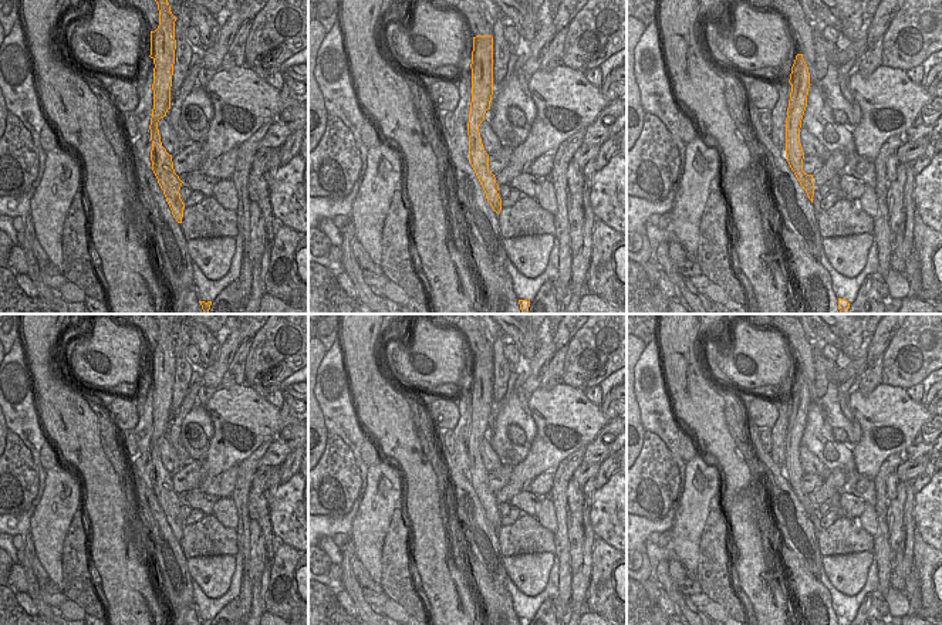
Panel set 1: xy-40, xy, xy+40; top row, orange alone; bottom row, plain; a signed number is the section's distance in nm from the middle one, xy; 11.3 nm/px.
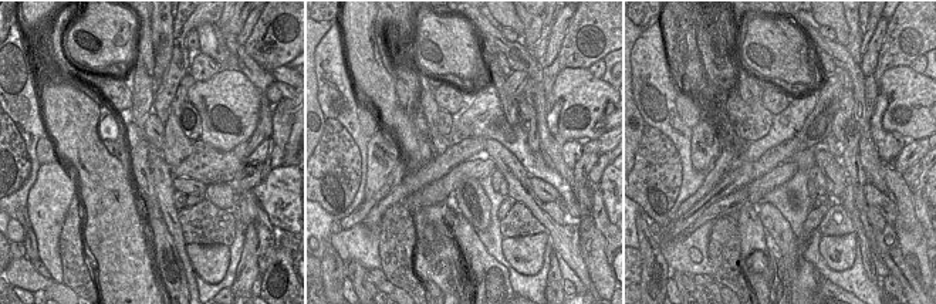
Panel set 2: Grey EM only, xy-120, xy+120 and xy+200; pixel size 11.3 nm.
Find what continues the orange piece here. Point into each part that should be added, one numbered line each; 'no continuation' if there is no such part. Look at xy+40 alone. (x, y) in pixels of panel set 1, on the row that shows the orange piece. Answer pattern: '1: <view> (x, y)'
no continuation

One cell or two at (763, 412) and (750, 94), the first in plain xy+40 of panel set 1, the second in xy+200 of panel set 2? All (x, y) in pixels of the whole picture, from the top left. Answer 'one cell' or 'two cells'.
two cells

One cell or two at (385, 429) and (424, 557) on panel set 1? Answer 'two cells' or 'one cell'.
one cell

